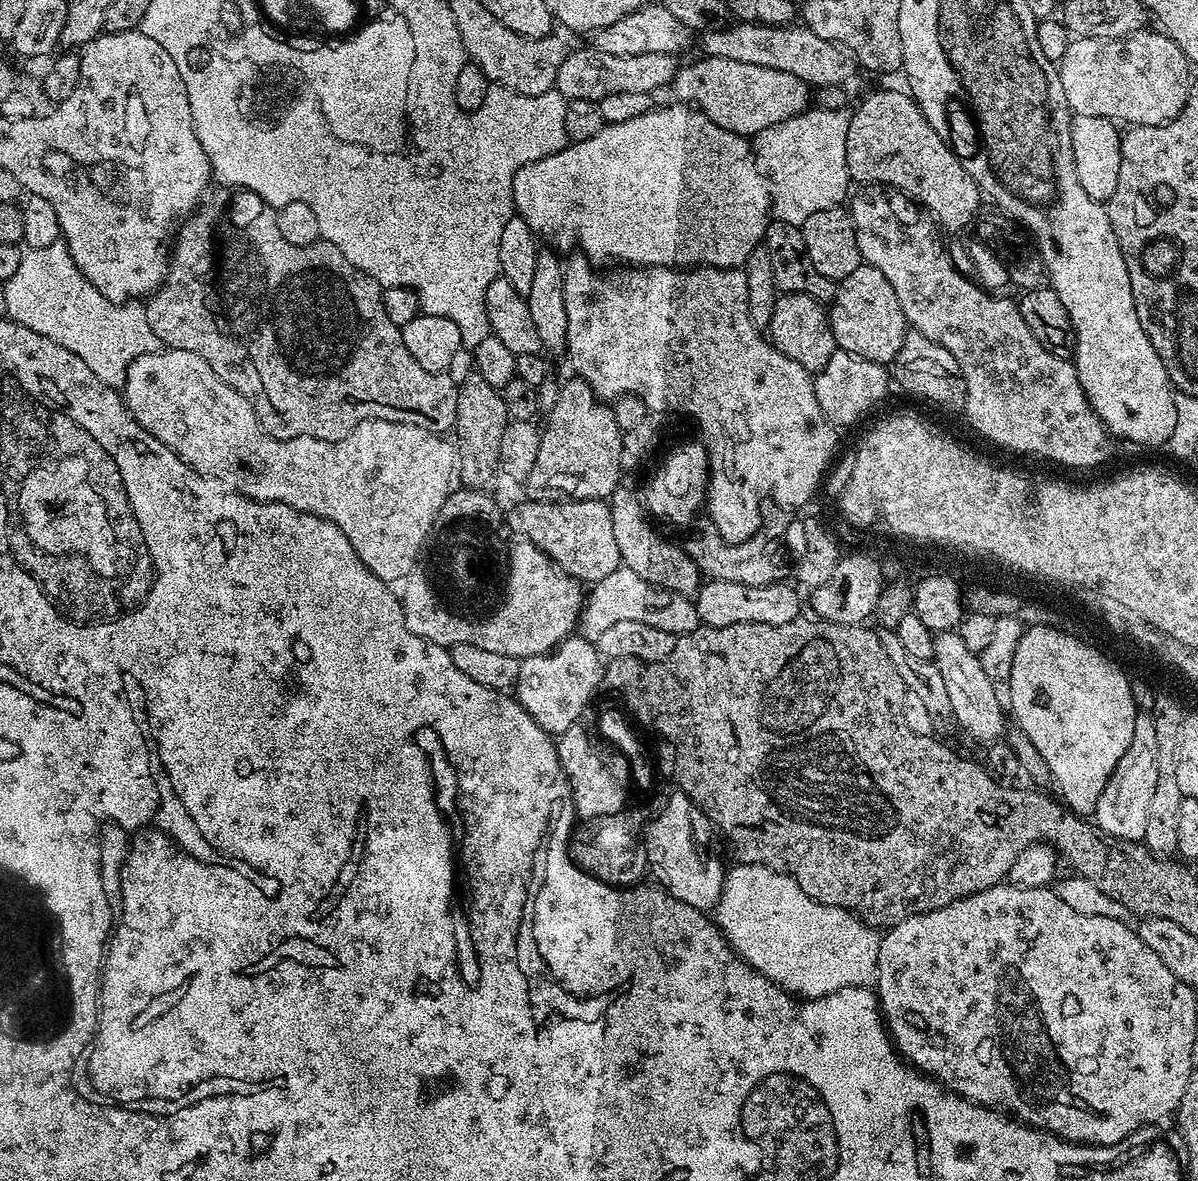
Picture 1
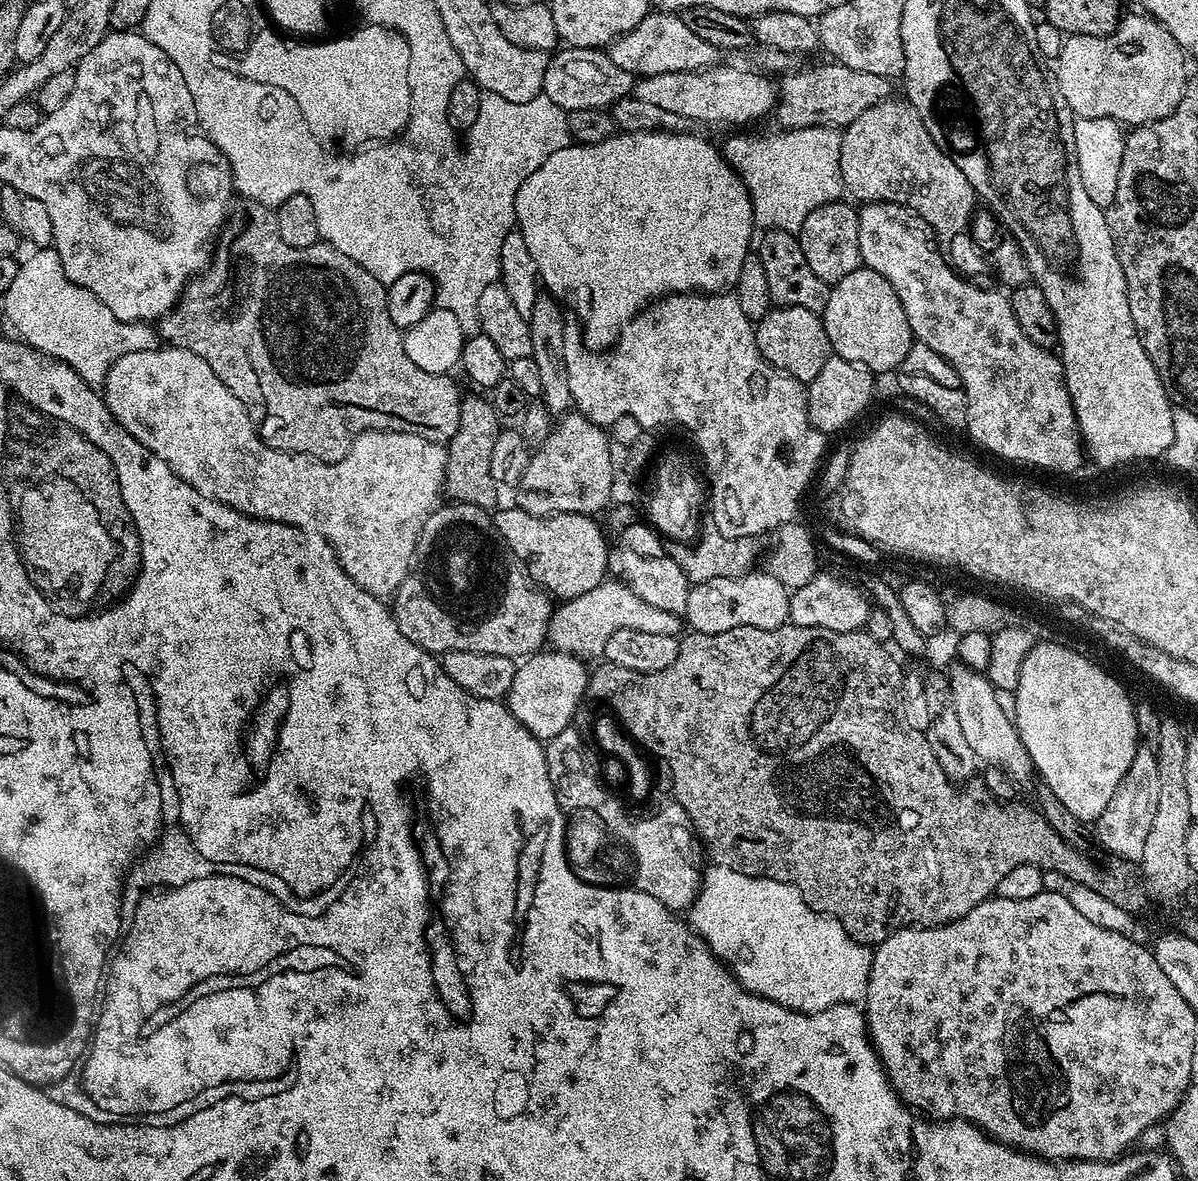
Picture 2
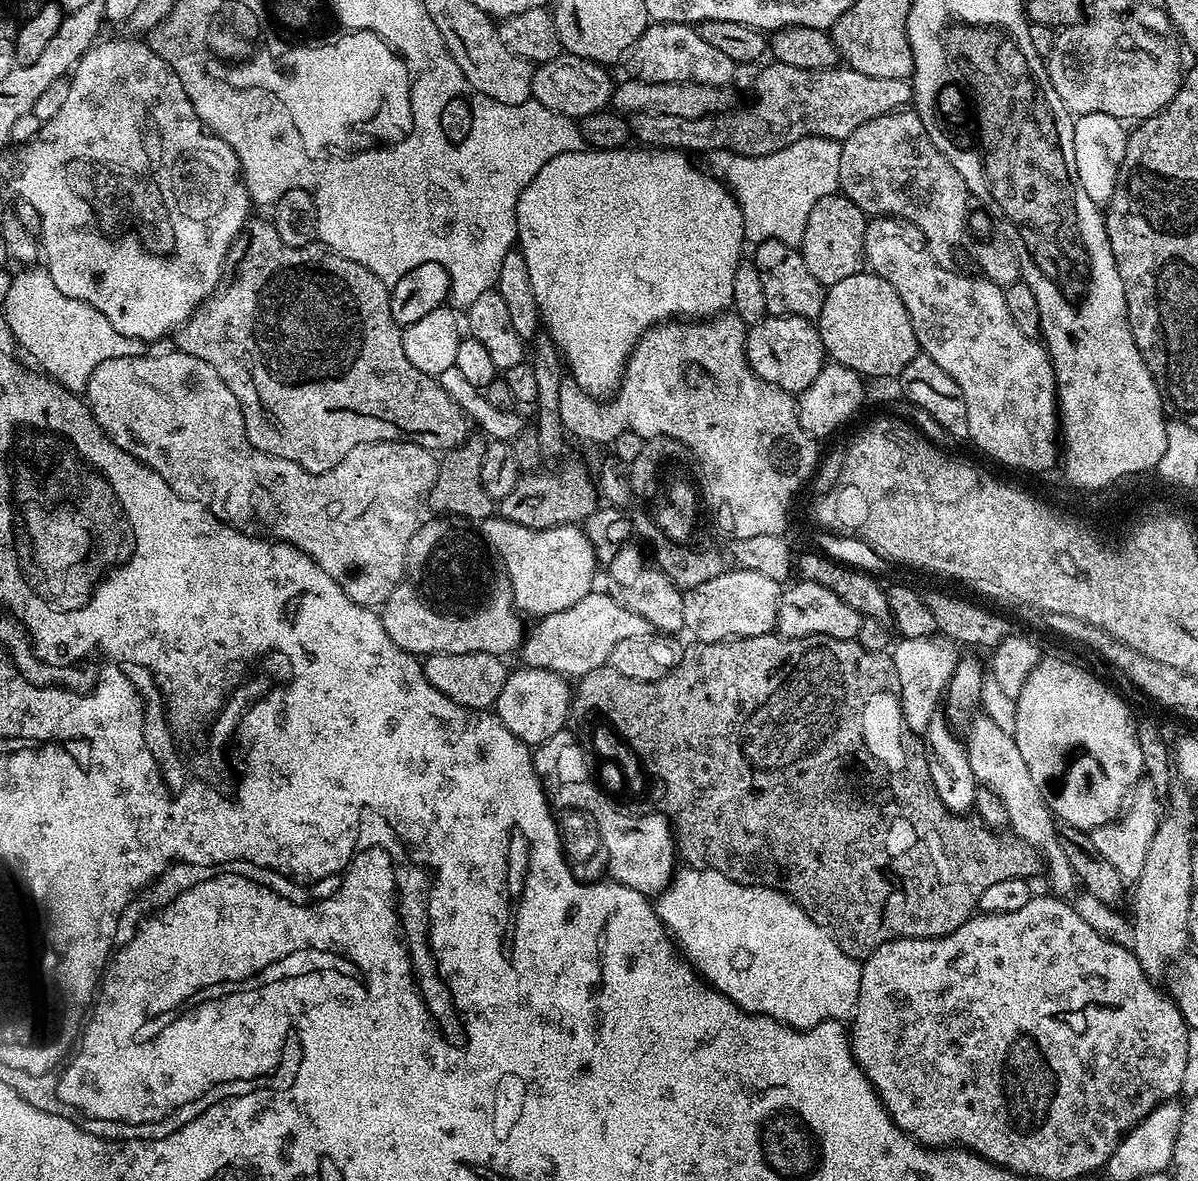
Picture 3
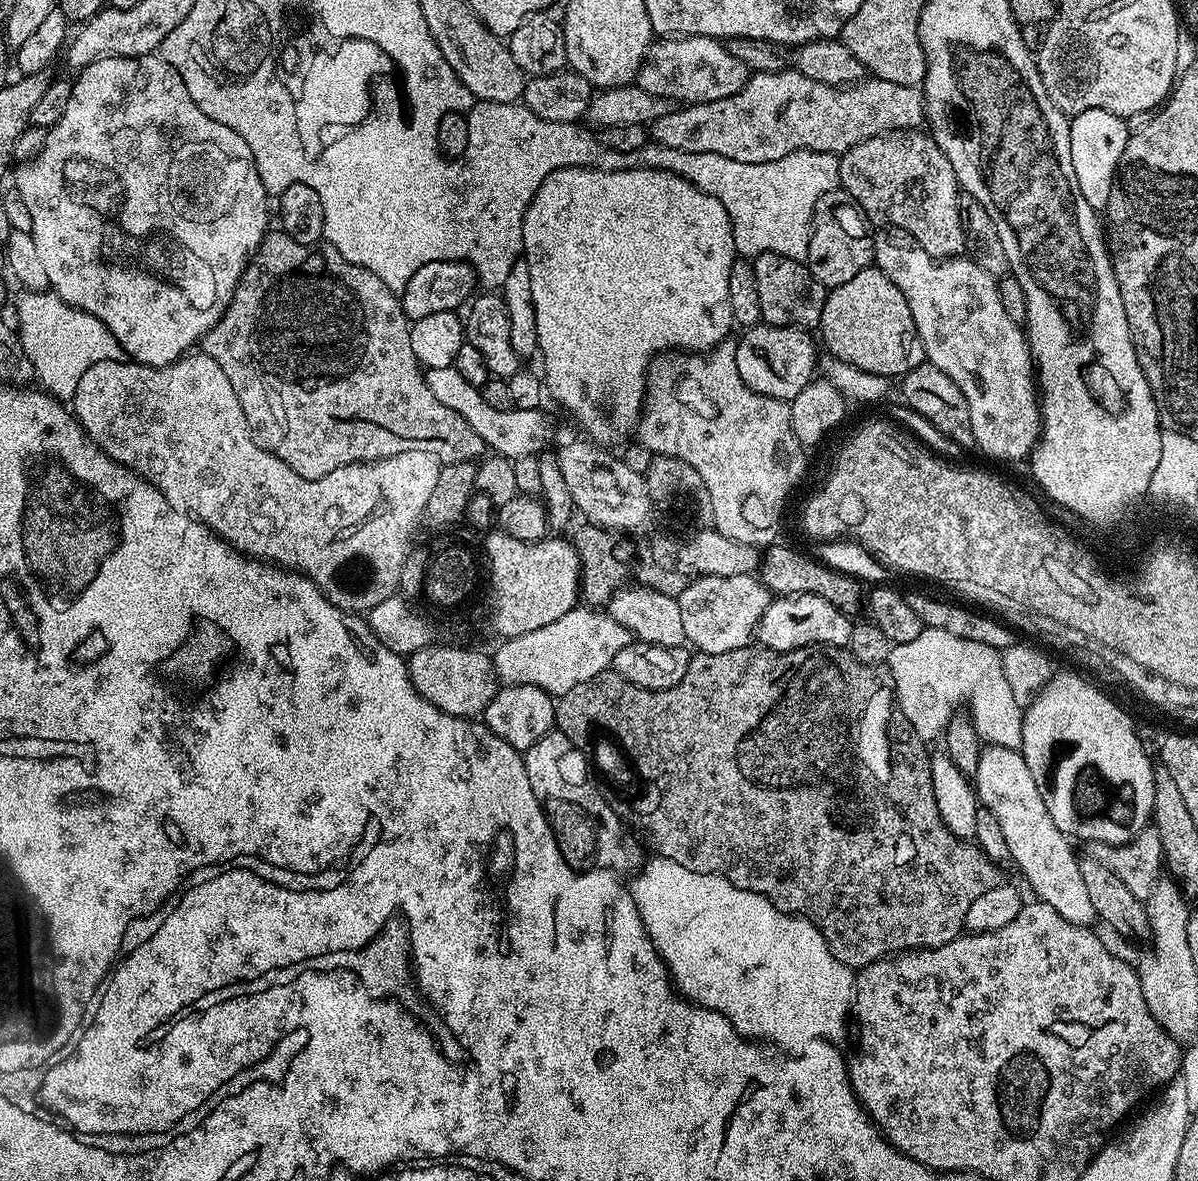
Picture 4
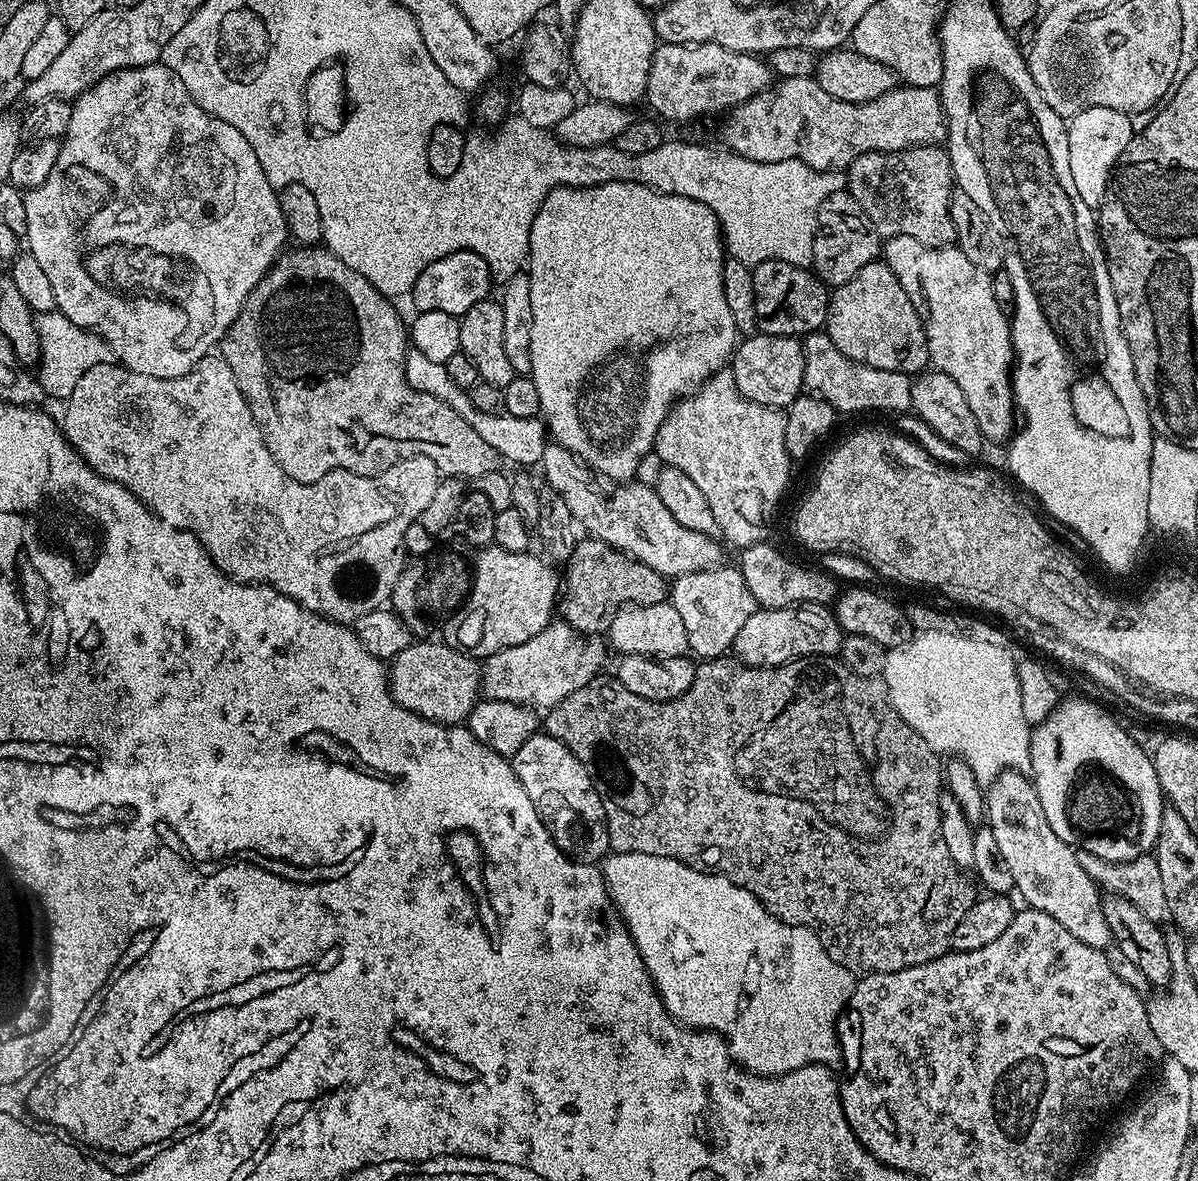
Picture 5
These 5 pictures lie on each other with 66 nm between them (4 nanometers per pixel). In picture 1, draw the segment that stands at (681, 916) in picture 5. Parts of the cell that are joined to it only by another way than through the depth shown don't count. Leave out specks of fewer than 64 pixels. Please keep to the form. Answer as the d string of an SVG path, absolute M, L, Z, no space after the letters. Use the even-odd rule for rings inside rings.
M737 863L735 867L727 869L714 919L733 950L752 969L773 980L784 991L806 1000L829 996L843 988L867 988L875 981L881 937L877 929L846 908L811 900L796 879L785 872L776 872L761 864Z

